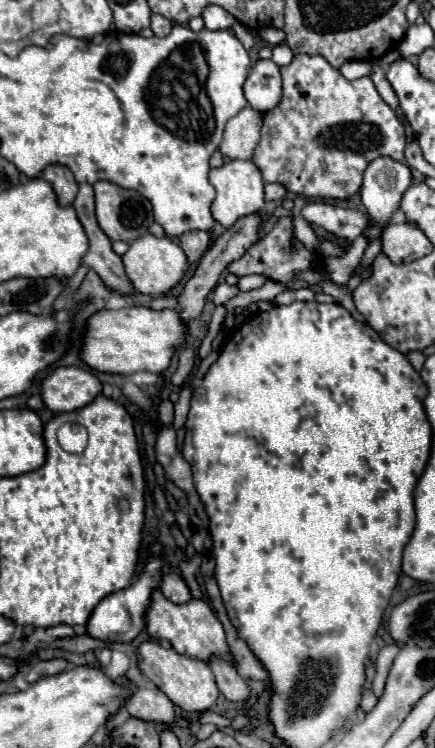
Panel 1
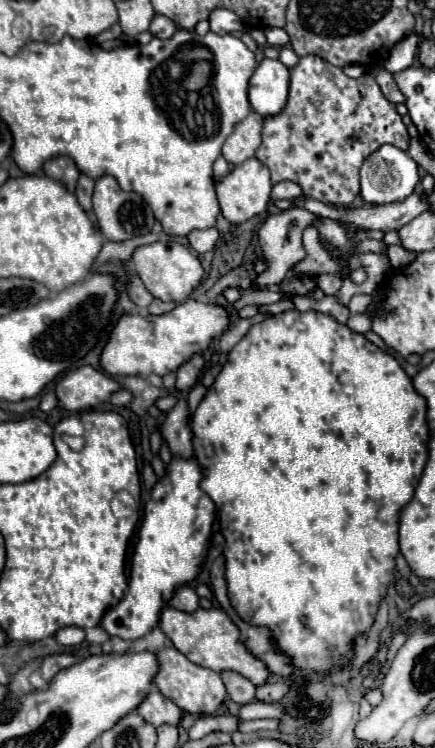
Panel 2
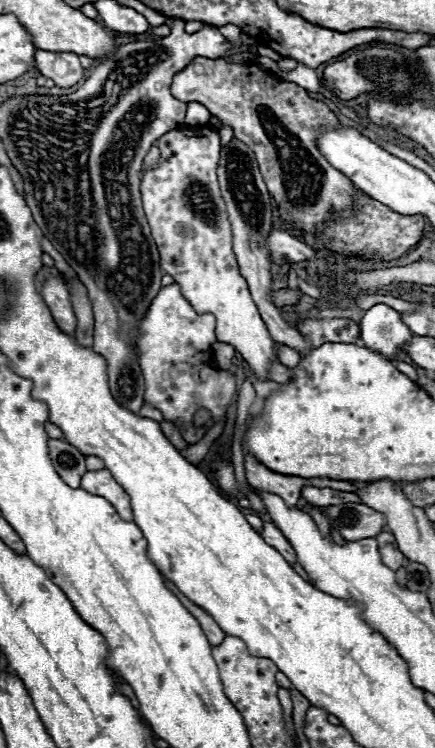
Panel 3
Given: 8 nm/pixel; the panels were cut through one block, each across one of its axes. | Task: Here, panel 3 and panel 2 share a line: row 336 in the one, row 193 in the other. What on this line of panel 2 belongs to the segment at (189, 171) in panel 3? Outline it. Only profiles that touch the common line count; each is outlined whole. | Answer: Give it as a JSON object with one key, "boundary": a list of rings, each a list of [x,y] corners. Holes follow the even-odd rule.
{"boundary":[[[250,158],[240,166],[234,166],[230,170],[230,174],[226,178],[220,180],[220,184],[216,184],[216,194],[218,194],[218,202],[220,202],[220,210],[224,214],[224,218],[232,224],[240,224],[246,222],[258,214],[262,214],[270,202],[270,190],[272,190],[272,182],[270,182],[270,170],[266,168],[266,164],[262,164],[258,158]]]}

